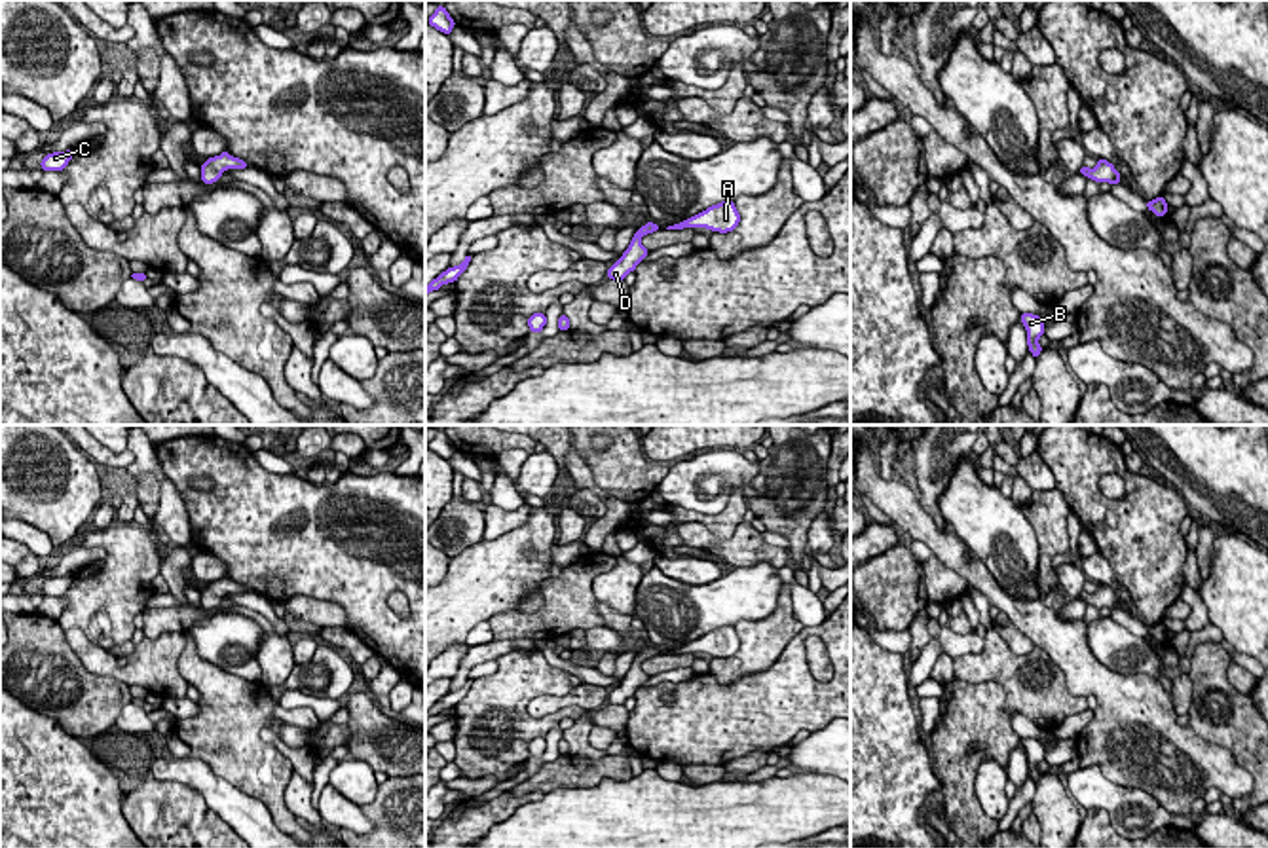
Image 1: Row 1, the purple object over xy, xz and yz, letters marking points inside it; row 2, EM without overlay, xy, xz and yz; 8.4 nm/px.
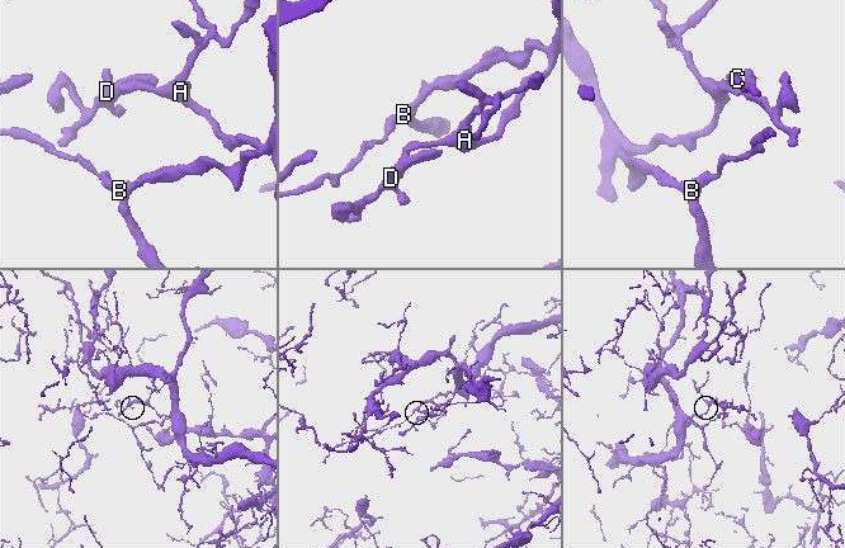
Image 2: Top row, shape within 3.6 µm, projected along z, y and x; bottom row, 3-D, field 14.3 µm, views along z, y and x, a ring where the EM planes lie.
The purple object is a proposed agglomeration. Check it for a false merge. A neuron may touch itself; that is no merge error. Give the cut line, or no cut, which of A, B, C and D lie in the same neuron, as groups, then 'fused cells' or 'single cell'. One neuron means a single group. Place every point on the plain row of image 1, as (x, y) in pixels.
no cut; A B C D; single cell

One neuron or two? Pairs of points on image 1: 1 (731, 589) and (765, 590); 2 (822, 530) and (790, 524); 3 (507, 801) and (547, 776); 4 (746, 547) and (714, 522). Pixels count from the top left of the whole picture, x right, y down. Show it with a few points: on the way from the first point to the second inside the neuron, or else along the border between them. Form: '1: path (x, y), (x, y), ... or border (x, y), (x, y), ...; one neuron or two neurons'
1: path (739, 590), (758, 590); one neuron
2: border (822, 509), (811, 524), (805, 551); two neurons
3: border (509, 792), (524, 795), (540, 790), (543, 793); two neurons
4: border (689, 520), (720, 539), (743, 522); two neurons

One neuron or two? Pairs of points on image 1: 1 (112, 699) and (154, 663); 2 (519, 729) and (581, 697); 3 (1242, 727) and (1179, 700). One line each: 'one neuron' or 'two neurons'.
1: two neurons
2: two neurons
3: two neurons

